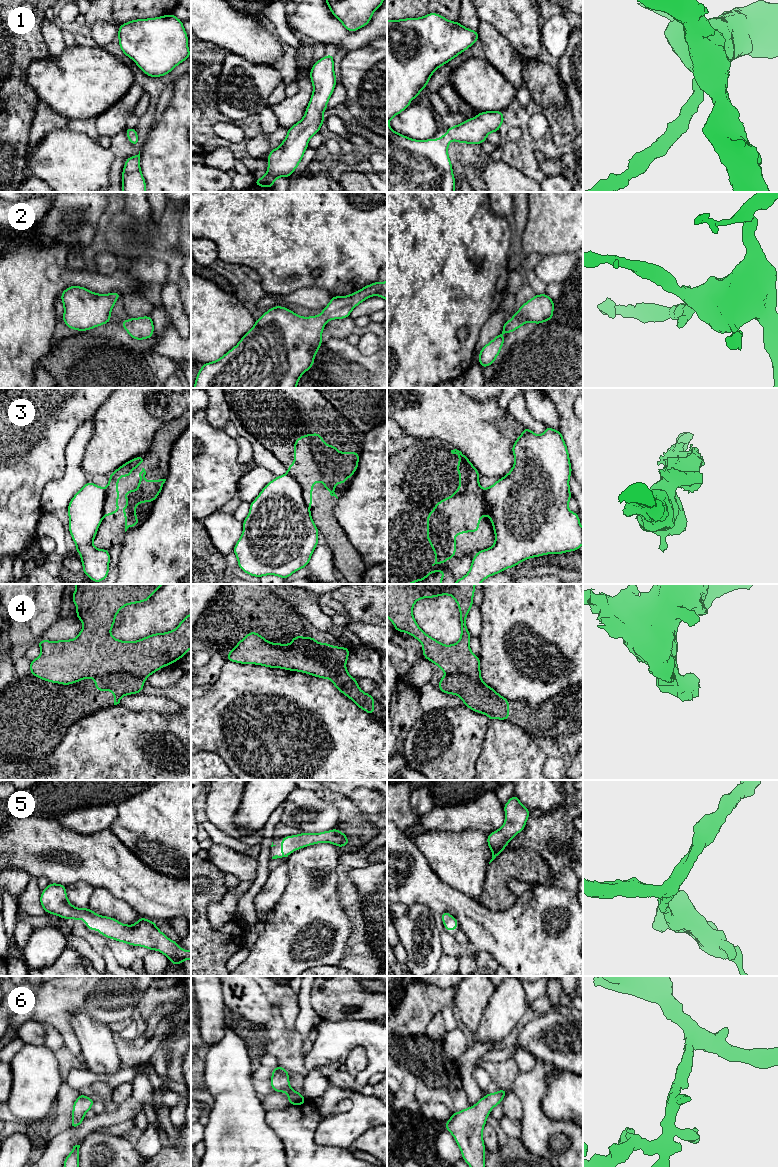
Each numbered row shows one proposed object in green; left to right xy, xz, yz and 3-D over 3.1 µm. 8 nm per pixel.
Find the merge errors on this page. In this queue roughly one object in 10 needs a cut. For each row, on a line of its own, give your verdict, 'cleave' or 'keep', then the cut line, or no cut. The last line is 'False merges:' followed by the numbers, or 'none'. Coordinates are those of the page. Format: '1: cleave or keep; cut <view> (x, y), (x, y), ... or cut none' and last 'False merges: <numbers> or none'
1: keep; cut none
2: keep; cut none
3: cleave; cut xz (288, 473), (299, 484), (302, 498), (308, 505)
4: cleave; cut xz (292, 641), (304, 645), (333, 676)
5: keep; cut none
6: keep; cut none
False merges: 3, 4

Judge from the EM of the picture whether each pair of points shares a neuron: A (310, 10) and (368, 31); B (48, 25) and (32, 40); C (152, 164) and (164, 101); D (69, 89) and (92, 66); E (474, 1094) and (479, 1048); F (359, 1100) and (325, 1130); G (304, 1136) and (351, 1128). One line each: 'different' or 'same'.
A: same
B: different
C: different
D: same
E: same
F: same
G: different

